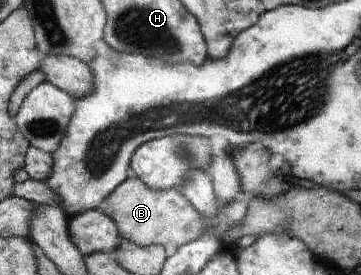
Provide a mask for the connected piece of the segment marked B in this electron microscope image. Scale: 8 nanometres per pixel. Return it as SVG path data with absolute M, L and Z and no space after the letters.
M126 179L109 196L111 207L104 213L113 219L122 239L137 246L158 244L168 251L202 237L208 230L206 219L188 201L180 187L150 189L141 179Z

